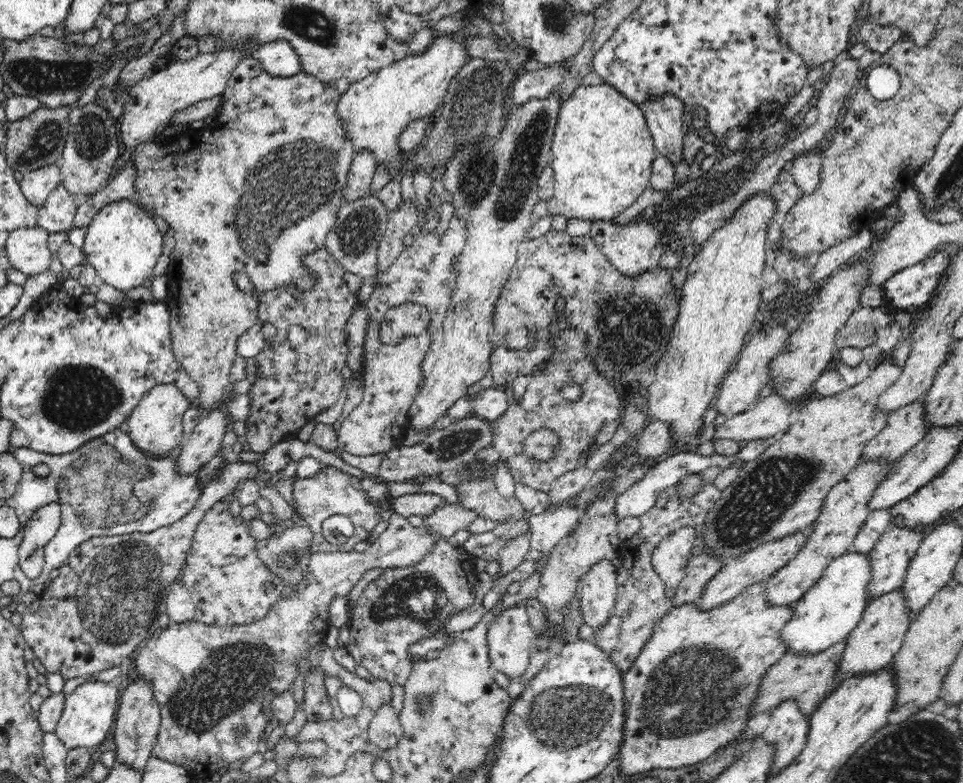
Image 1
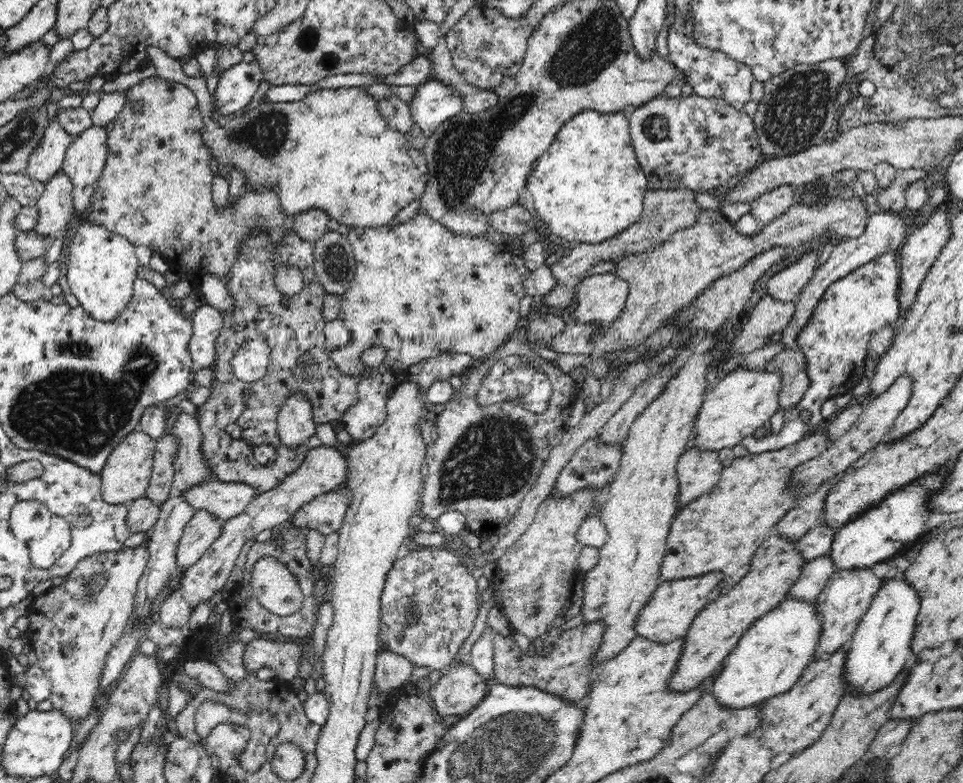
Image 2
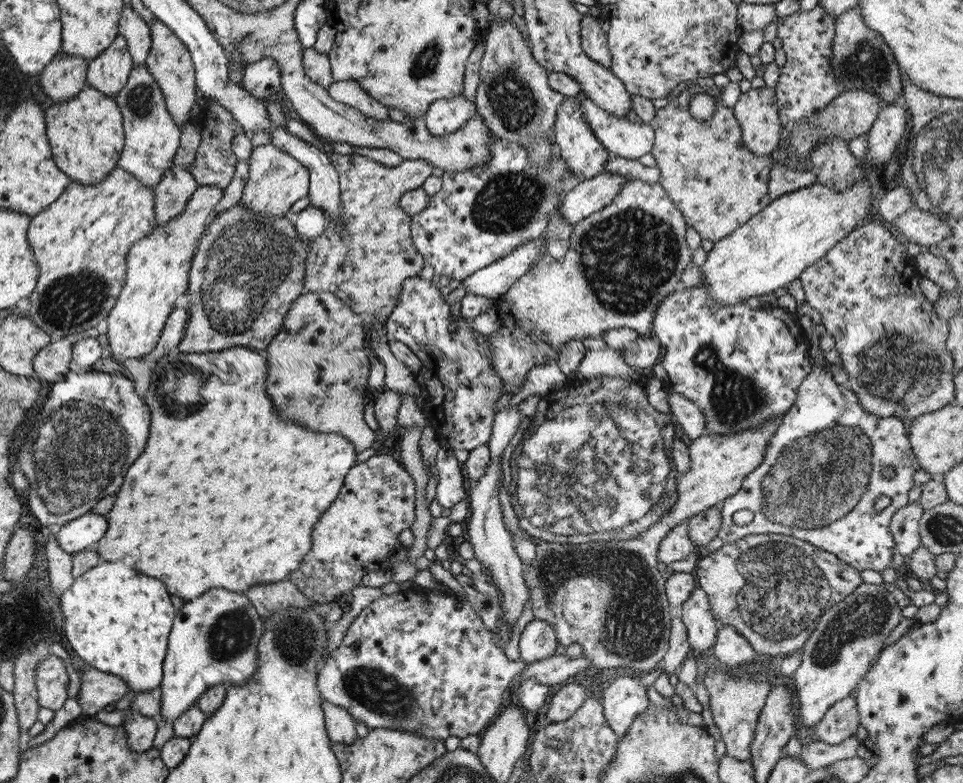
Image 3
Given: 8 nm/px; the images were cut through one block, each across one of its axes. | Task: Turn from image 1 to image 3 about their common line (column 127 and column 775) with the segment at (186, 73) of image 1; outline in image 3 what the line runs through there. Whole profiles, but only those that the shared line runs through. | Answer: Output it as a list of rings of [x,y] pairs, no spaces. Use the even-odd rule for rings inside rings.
[[[765,86],[757,90],[749,89],[742,94],[735,105],[732,106],[733,116],[741,128],[741,141],[743,146],[753,154],[753,156],[767,156],[775,149],[783,126],[779,122],[779,112],[774,98],[774,89],[767,89]]]

